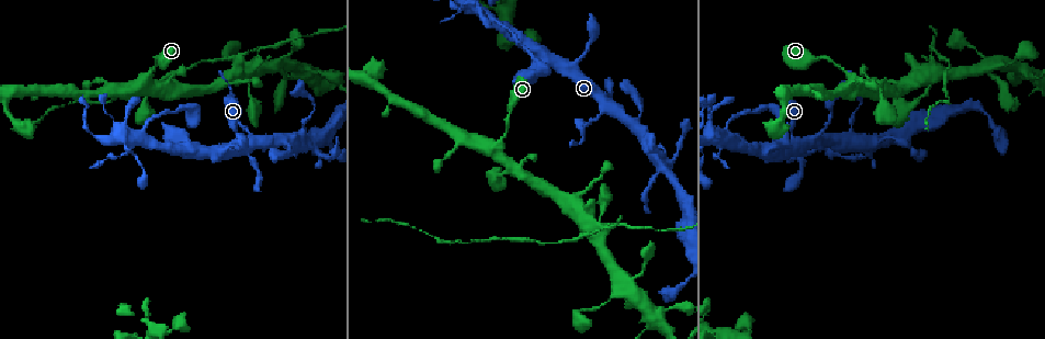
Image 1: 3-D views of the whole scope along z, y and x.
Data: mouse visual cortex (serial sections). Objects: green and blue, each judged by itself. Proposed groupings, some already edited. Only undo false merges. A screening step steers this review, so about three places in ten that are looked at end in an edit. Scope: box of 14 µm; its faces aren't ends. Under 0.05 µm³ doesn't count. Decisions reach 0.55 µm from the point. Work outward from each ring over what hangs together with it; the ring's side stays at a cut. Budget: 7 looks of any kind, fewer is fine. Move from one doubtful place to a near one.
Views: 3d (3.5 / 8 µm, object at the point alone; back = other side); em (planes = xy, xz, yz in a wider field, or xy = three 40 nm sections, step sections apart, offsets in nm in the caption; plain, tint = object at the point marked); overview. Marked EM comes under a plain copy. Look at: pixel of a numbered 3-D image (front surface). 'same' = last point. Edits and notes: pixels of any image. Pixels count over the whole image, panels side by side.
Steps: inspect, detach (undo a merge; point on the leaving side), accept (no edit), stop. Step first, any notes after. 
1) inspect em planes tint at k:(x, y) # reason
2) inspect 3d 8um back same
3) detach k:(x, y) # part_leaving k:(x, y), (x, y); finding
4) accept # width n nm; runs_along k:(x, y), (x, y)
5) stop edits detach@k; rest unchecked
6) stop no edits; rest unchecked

inspect 3d 3.5um at 1:(491, 148) # a fork

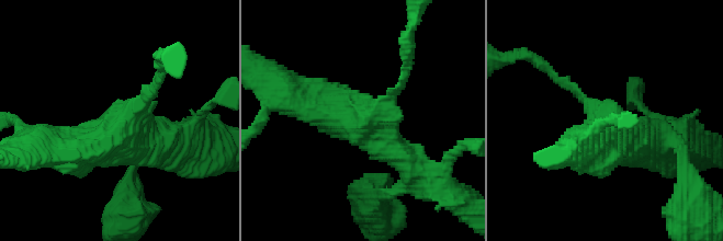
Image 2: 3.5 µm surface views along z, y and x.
inspect em xy step 5 tint at 2:(124, 135)

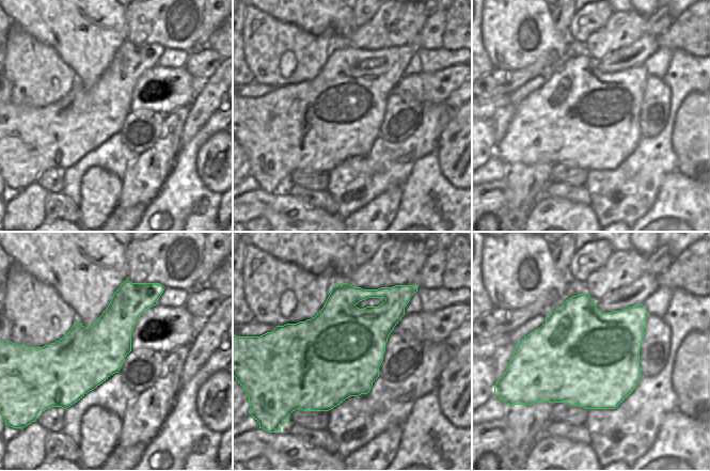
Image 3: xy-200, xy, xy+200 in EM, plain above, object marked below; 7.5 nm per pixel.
accept # arms 3; runs_along 2:(568, 83), (608, 134), (658, 140); continuous, no second cell

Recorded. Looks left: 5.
inspect 3d 8um back at 1:(245, 129) # sudden change in width

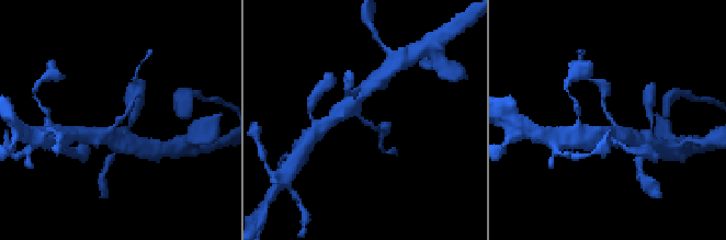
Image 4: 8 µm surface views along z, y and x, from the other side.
inspect em xy step 3 tint at 4:(117, 122) # arm_widths 150, 450 nm; shape alone is not enough

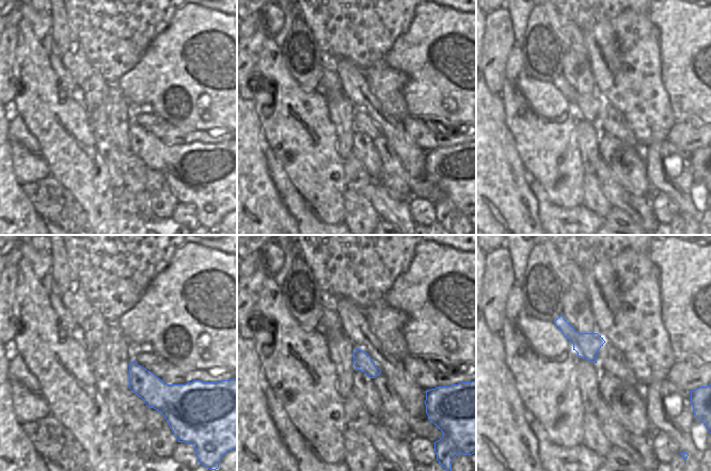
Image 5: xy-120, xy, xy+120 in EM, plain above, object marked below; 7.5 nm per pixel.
detach 4:(381, 128) # part_leaving 4:(613, 123), (602, 105), (603, 88); two cells meet here

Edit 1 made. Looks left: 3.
inspect overview

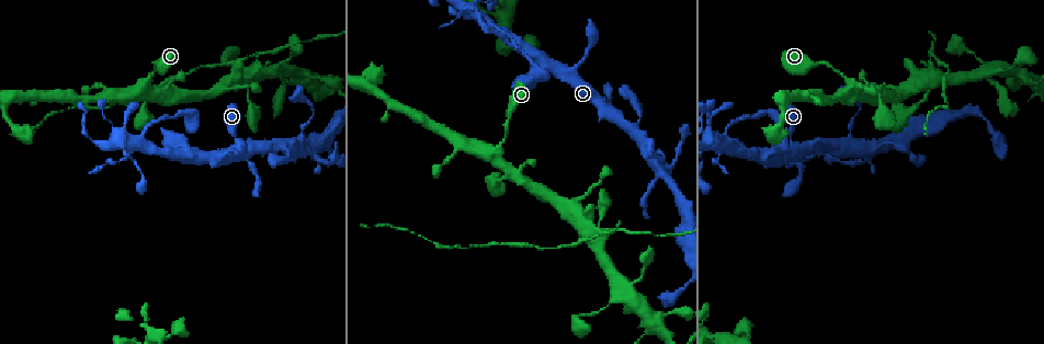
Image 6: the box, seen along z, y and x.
inspect 3d 3.5um at 6:(140, 141)

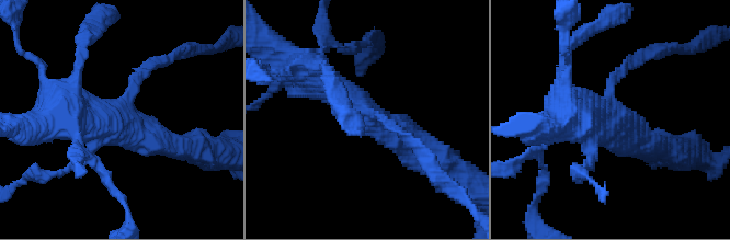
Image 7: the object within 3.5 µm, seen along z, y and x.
inspect em xy step 2 tint at 7:(613, 117)

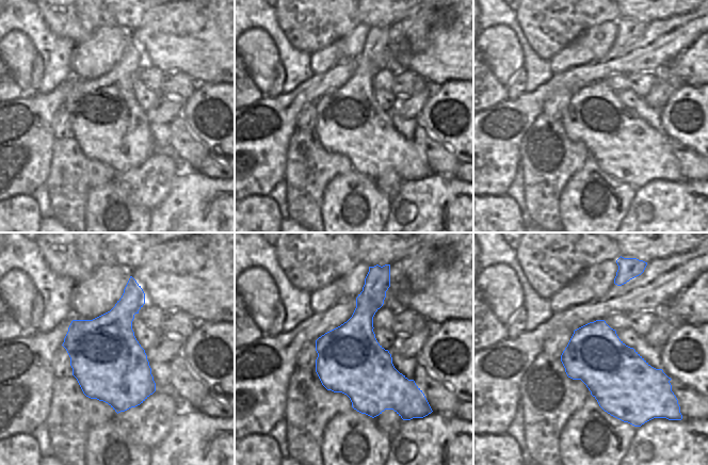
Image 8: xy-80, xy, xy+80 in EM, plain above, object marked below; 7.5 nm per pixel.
accept # runs_along 7:(426, 157), (312, 70); continuous, no second cell

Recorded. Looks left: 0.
stop edits detach@4; rest unchecked

